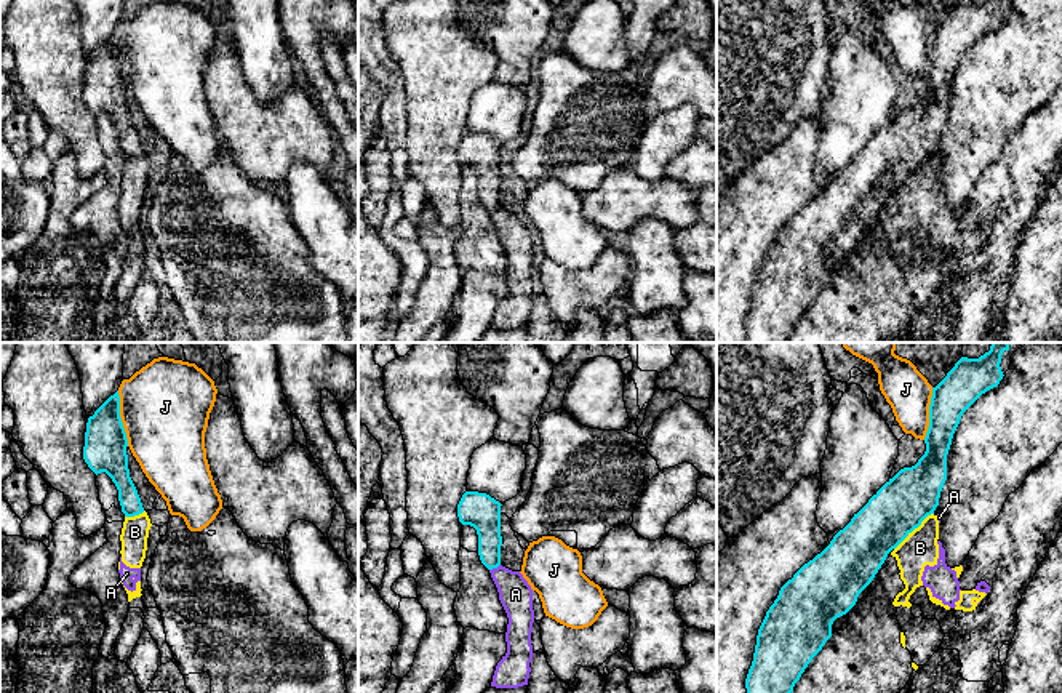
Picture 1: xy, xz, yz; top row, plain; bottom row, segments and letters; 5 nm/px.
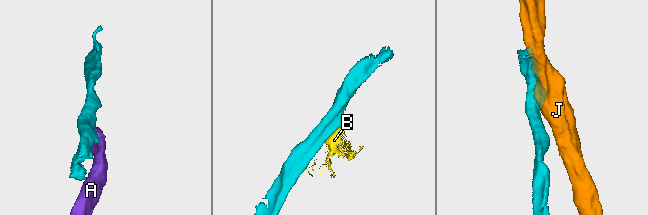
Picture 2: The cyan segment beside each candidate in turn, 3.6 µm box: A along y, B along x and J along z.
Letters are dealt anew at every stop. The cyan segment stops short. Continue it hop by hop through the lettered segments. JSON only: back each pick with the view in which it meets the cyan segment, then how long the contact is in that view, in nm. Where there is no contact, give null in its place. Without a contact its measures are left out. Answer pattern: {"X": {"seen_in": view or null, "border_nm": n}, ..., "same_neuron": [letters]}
{"same_neuron": []}

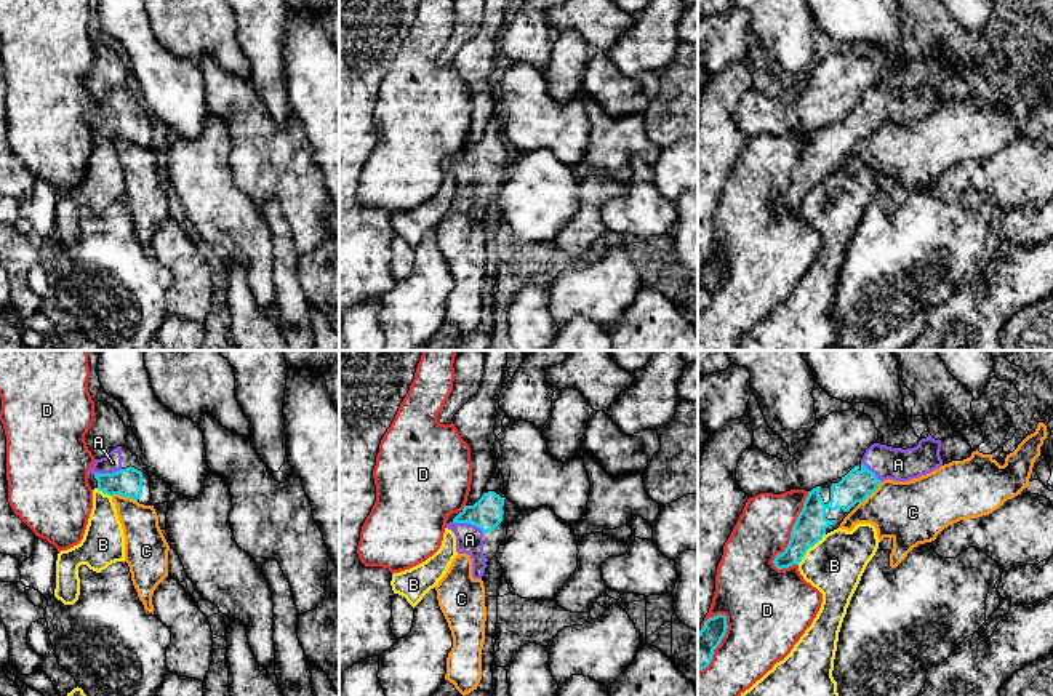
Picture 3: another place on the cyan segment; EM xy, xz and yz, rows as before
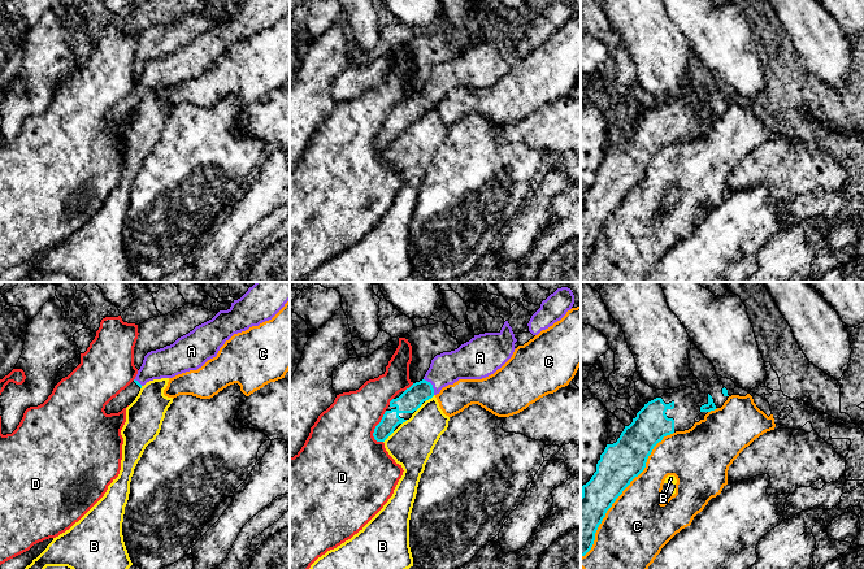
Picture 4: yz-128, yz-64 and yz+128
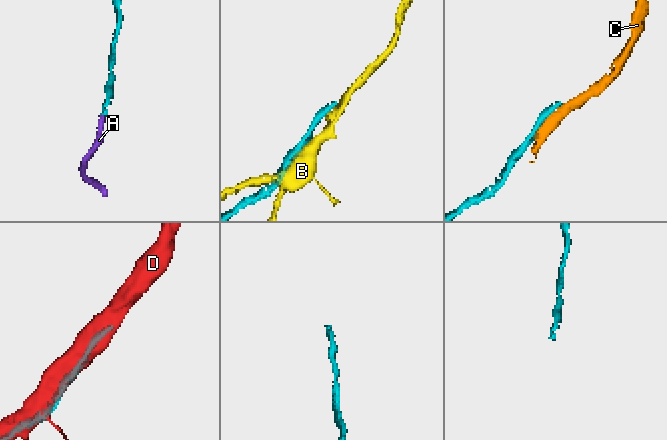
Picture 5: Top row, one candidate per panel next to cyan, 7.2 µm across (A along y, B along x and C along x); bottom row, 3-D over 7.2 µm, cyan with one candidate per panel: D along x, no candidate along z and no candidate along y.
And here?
{"A": {"seen_in": "xz", "border_nm": 180}, "same_neuron": ["A"]}

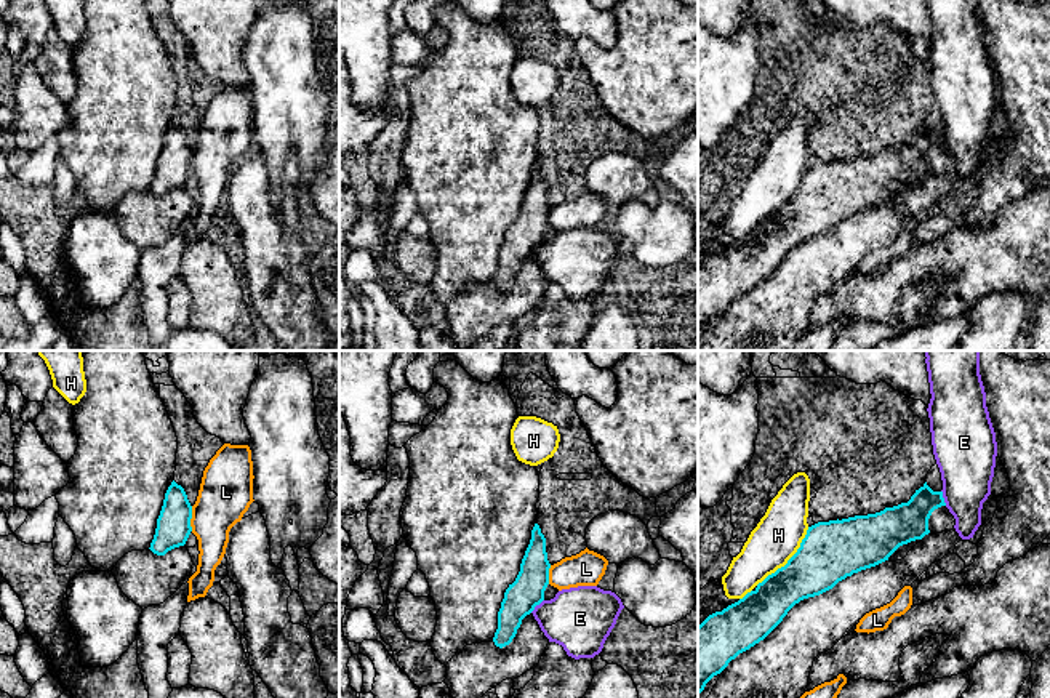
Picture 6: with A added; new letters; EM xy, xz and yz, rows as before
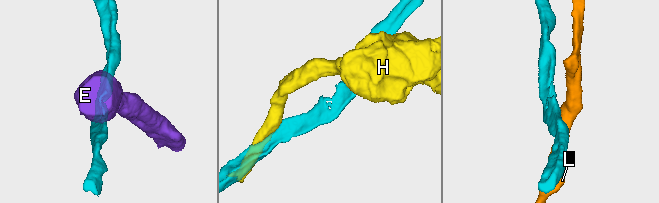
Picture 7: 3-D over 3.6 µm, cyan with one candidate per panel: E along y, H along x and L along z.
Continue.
{"same_neuron": []}

